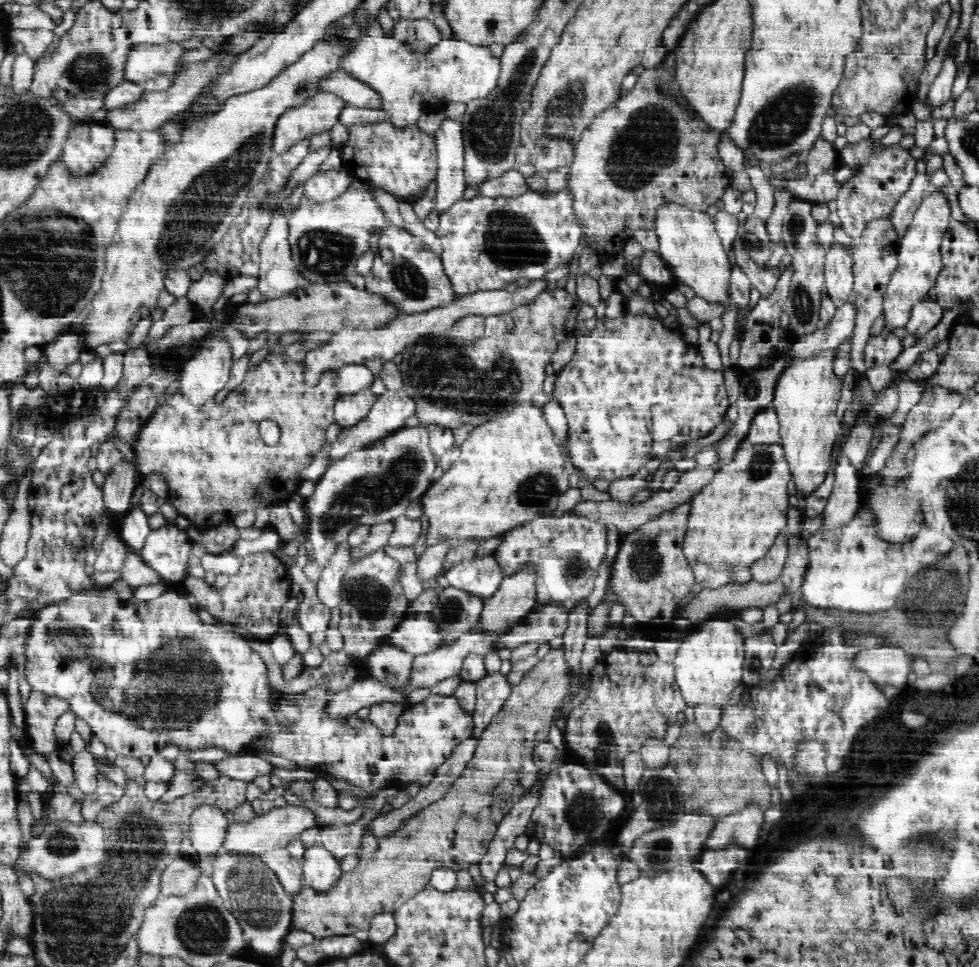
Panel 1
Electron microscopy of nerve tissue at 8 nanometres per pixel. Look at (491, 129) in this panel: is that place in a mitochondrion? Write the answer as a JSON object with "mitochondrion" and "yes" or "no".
{"mitochondrion":"yes"}

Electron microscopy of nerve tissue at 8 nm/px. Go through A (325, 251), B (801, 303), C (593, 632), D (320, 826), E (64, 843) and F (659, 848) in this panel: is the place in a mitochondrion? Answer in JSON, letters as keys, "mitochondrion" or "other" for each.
{"A":"mitochondrion","B":"mitochondrion","C":"other","D":"other","E":"mitochondrion","F":"mitochondrion"}

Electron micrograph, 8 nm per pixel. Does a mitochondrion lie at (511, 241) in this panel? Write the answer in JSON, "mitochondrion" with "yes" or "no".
{"mitochondrion":"yes"}

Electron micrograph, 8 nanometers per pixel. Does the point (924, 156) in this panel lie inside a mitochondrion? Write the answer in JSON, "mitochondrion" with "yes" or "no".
{"mitochondrion":"no"}

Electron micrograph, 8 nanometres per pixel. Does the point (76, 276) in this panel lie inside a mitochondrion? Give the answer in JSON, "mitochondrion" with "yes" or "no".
{"mitochondrion":"yes"}

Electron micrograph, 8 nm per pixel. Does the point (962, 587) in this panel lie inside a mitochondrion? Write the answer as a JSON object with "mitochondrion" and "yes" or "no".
{"mitochondrion":"yes"}

